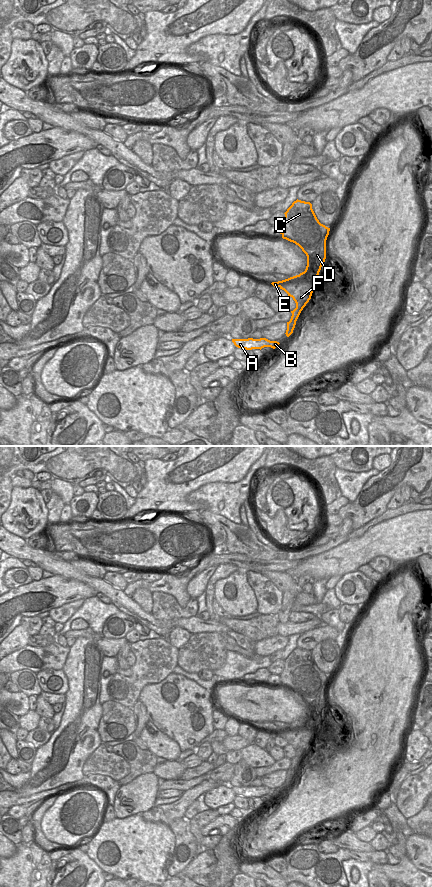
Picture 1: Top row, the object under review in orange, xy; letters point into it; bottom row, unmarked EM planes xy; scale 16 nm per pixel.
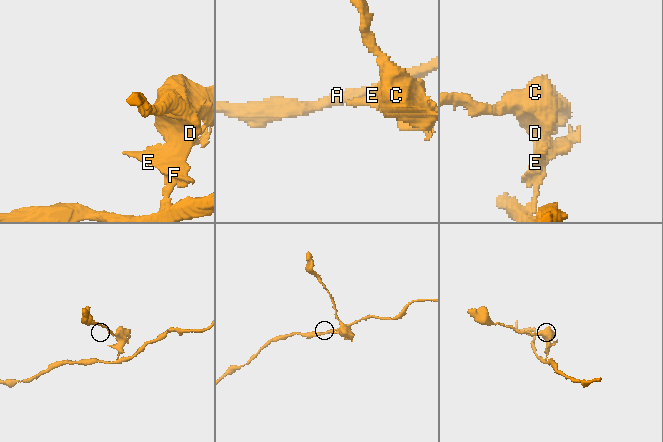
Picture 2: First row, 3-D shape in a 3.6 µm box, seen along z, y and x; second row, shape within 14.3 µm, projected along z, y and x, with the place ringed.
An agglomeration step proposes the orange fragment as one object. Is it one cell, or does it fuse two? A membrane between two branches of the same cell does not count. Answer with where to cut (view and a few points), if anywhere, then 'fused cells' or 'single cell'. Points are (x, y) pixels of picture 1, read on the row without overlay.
xy (290, 767), (296, 768) | fused cells

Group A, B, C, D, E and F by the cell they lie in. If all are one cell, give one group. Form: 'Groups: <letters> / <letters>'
Groups: A B / C D E F

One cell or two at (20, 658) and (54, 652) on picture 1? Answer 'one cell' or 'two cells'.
one cell

